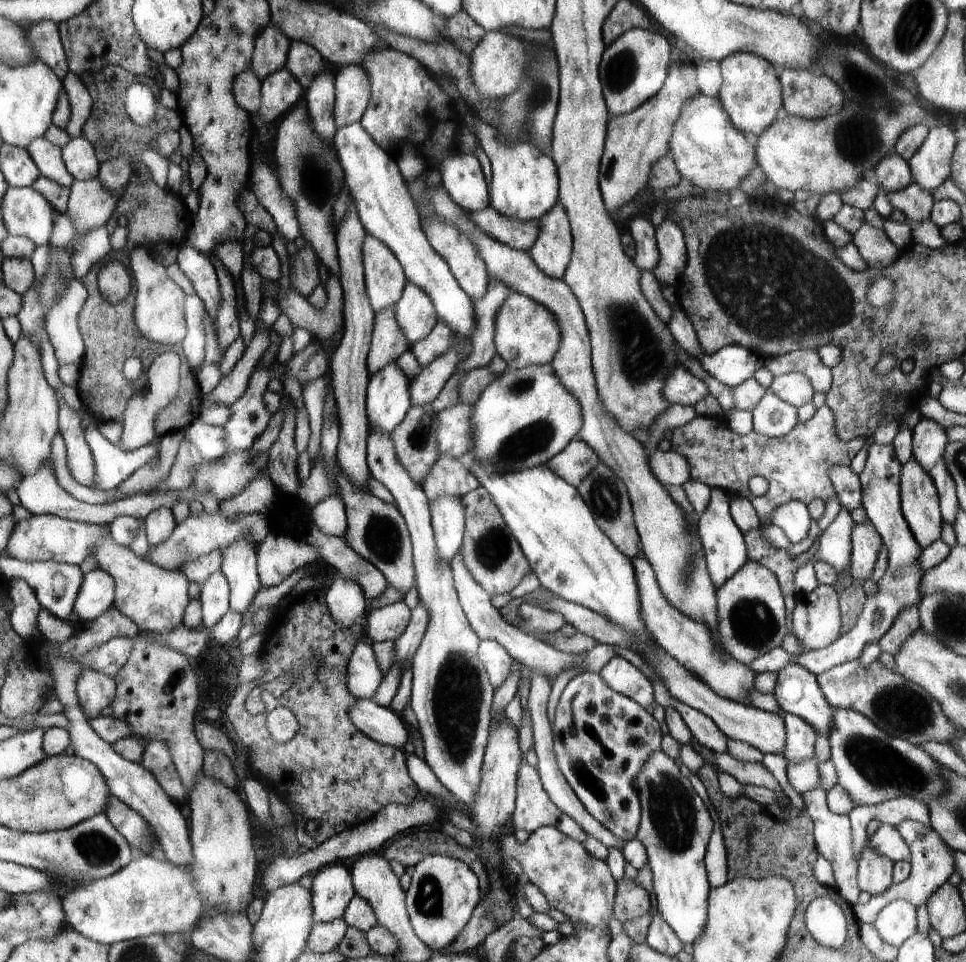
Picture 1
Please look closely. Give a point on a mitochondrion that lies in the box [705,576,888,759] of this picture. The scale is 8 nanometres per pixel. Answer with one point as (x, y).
(753, 624)

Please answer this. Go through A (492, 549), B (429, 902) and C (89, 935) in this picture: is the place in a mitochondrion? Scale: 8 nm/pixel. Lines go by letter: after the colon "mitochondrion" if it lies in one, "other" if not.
A: mitochondrion
B: mitochondrion
C: other

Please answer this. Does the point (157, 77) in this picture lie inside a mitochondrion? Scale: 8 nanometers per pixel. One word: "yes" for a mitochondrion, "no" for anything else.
no

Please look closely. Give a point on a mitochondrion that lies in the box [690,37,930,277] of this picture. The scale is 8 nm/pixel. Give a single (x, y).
(858, 136)

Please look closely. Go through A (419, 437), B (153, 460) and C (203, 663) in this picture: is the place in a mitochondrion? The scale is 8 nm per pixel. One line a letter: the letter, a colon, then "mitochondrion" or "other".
A: mitochondrion
B: other
C: other

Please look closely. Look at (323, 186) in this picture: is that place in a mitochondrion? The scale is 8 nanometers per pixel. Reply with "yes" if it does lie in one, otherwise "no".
yes

